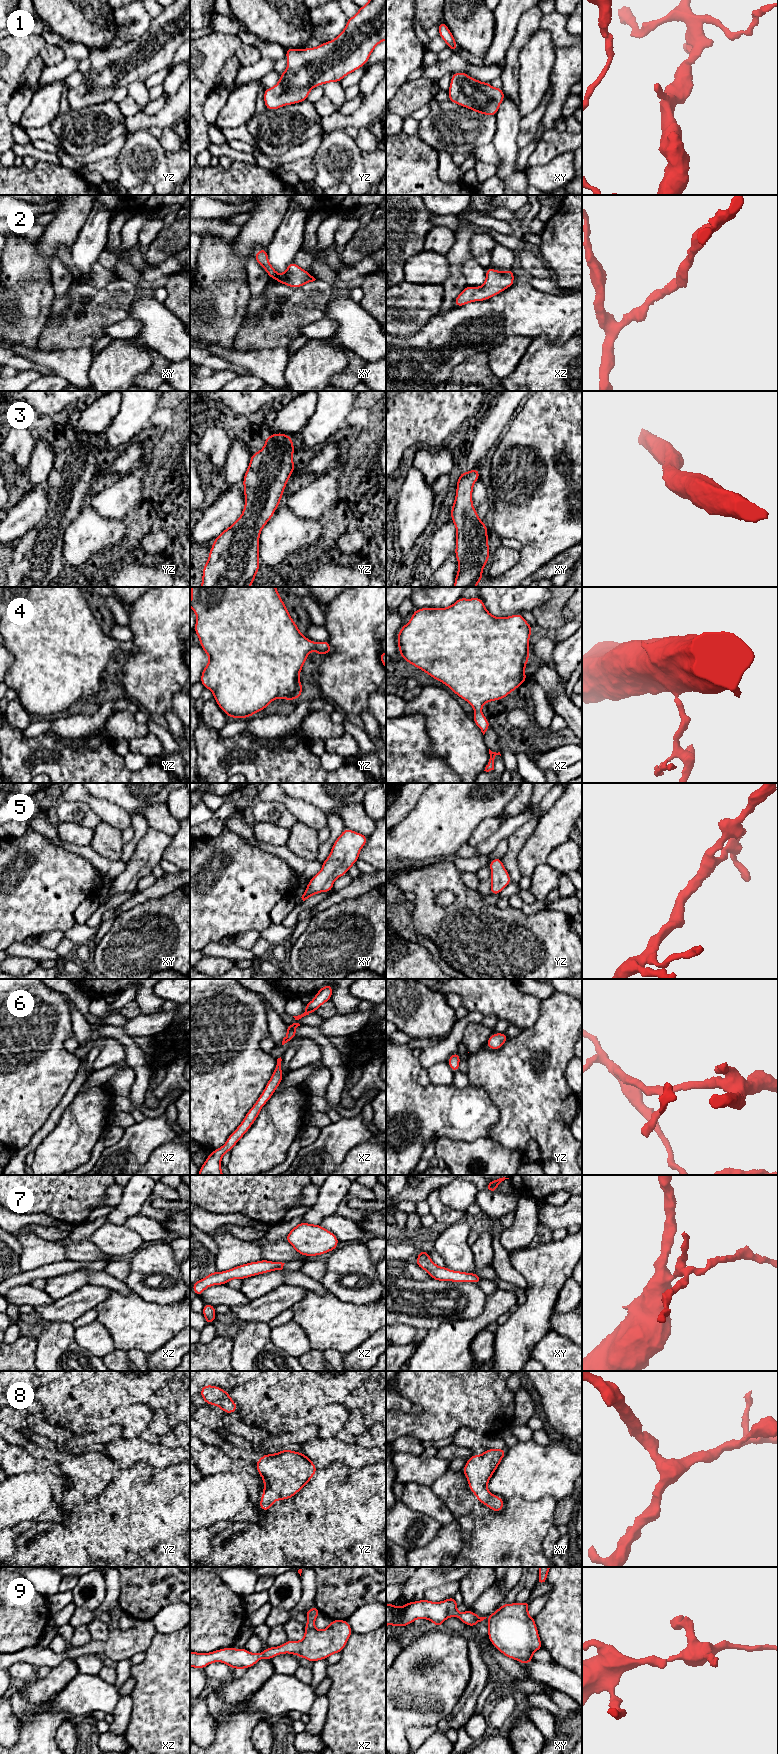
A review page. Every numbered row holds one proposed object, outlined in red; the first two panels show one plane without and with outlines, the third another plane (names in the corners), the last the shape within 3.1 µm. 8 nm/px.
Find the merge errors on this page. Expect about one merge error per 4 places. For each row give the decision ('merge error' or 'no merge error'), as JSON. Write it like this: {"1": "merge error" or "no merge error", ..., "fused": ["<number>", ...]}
{"1": "no merge error", "2": "no merge error", "3": "no merge error", "4": "no merge error", "5": "no merge error", "6": "no merge error", "7": "no merge error", "8": "no merge error", "9": "no merge error", "fused": []}

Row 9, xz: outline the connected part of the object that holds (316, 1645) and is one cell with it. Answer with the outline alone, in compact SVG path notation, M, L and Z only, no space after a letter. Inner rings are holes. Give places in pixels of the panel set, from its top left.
M316 1605L305 1612L308 1622L305 1626L304 1638L301 1641L288 1640L278 1647L267 1647L263 1653L250 1653L245 1648L227 1647L210 1653L190 1651L190 1667L203 1669L214 1662L222 1662L233 1669L246 1669L259 1660L290 1653L307 1659L310 1662L327 1659L334 1653L342 1652L352 1635L347 1620L331 1620L324 1630L315 1628L315 1619L320 1614Z

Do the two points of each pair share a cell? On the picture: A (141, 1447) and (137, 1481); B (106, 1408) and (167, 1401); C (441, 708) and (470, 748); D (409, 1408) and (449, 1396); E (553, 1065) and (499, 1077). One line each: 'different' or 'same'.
A: different
B: different
C: same
D: different
E: same

